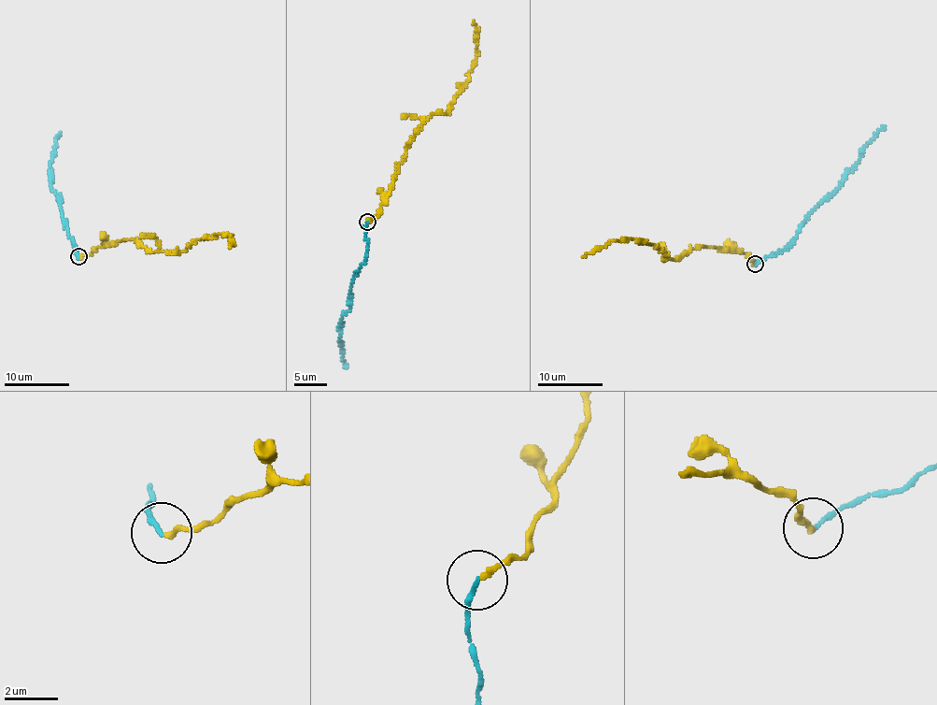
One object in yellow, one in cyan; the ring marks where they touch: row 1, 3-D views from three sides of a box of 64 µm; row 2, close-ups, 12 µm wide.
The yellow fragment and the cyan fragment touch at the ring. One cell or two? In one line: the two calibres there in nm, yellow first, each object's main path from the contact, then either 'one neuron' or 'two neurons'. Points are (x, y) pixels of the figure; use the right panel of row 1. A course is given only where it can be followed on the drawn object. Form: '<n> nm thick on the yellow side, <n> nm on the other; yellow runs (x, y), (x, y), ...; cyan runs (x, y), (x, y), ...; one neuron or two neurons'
200 nm thick on the yellow side, 170 nm on the other; yellow runs (755, 263), (740, 251), (702, 245), (673, 259), (664, 258), (658, 248), (624, 238), (610, 241), (583, 258); cyan runs (755, 263), (781, 251), (794, 238), (802, 223), (835, 190), (844, 176), (857, 165), (862, 149), (886, 125); two neurons

